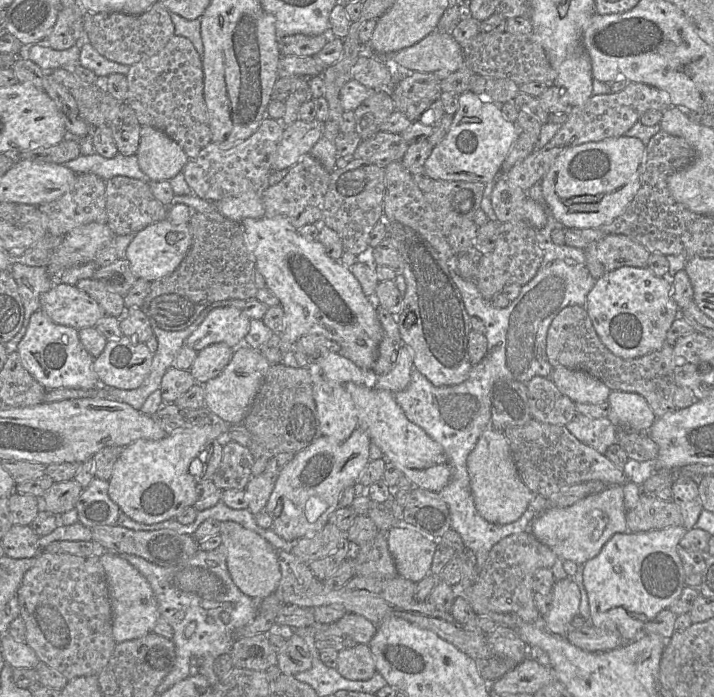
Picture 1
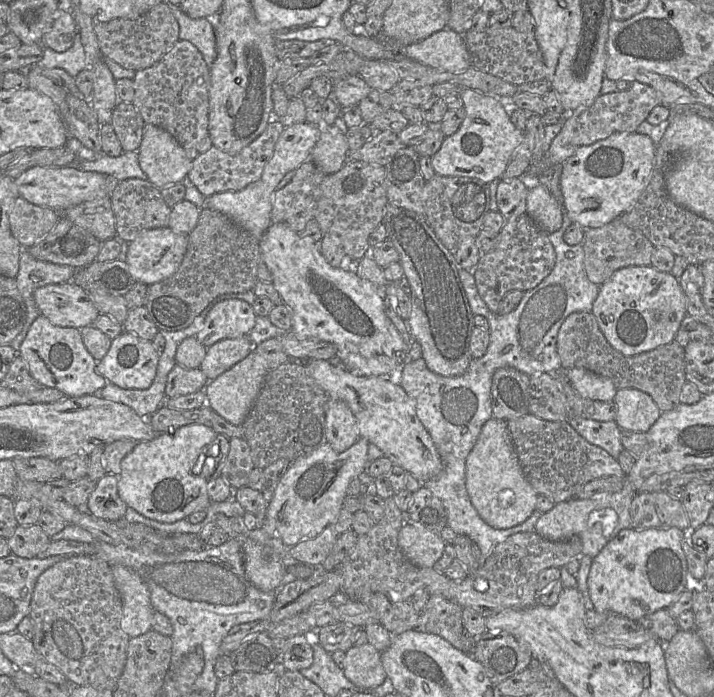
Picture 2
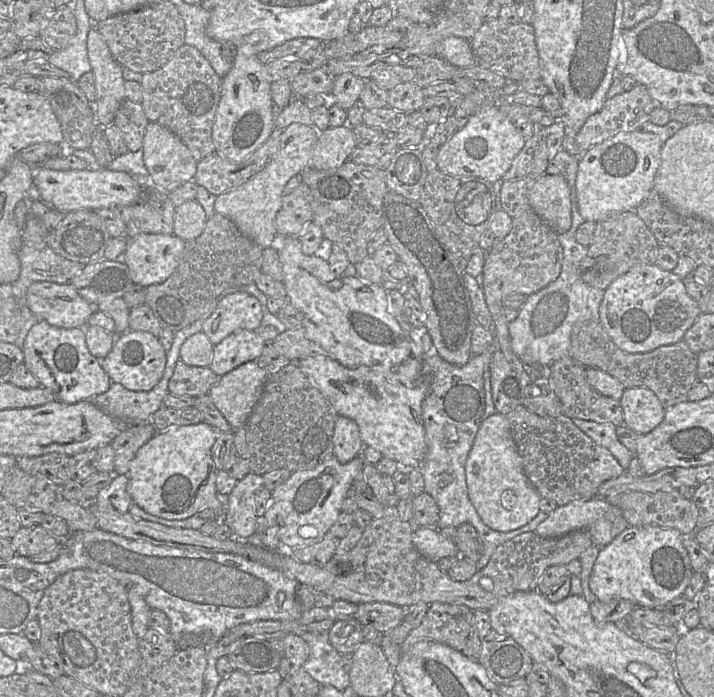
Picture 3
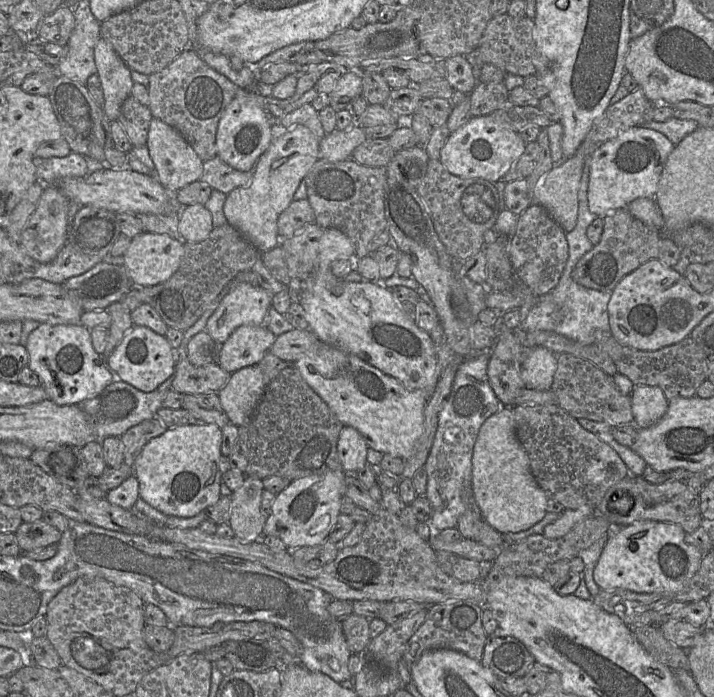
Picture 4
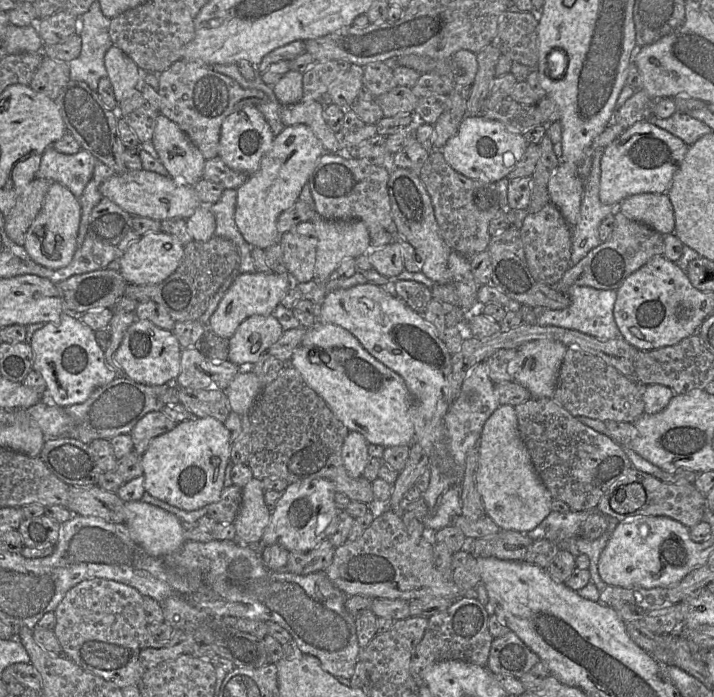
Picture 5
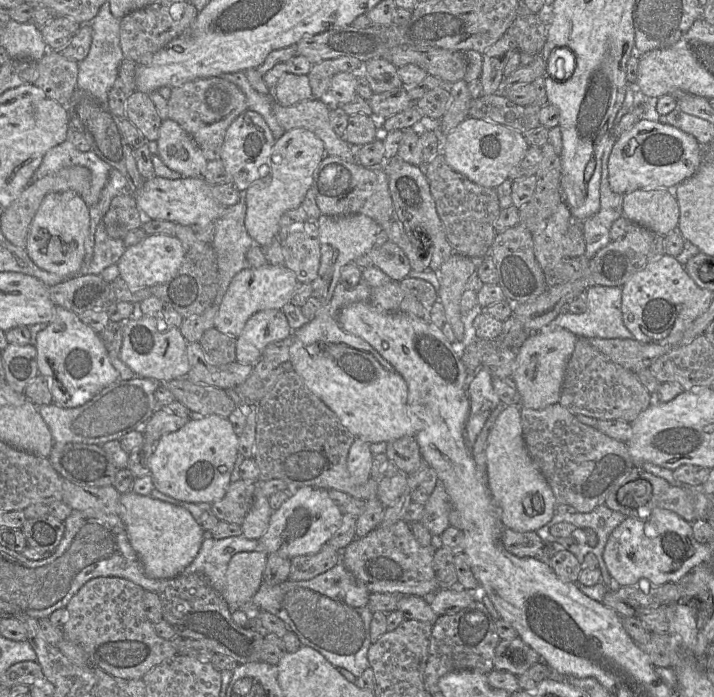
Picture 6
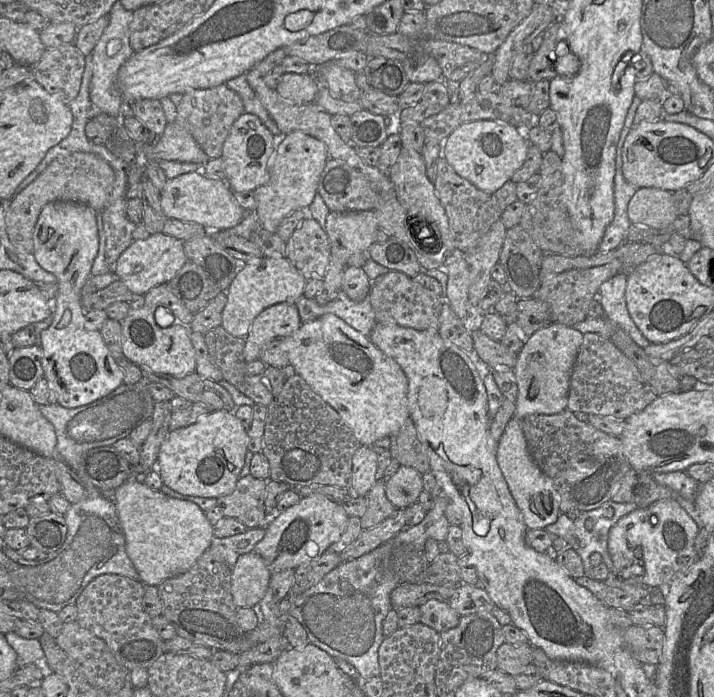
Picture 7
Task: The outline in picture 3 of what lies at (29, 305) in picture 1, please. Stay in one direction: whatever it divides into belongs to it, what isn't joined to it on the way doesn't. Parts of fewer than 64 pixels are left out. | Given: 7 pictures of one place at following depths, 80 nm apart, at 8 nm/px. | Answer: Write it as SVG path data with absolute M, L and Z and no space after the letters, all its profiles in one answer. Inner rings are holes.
M23 244L19 251L19 259L20 275L12 283L12 287L23 316L23 325L14 344L22 349L30 329L40 320L27 306L26 296L29 286L38 281L69 283L82 272L85 265L65 259L47 246L35 248Z

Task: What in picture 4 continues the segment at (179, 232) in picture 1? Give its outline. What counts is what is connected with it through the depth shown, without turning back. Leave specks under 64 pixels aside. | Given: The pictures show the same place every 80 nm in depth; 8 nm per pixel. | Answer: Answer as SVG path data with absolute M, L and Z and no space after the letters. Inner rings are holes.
M142 232L131 239L124 267L136 287L153 286L168 280L179 268L184 243L167 234Z

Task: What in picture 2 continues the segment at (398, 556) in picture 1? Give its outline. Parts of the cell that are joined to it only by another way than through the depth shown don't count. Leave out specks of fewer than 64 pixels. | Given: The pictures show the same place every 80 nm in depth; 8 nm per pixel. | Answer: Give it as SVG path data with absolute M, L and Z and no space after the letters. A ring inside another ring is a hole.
M405 516L404 526L398 535L398 545L403 555L414 565L431 568L442 556L446 542L419 523L409 522Z

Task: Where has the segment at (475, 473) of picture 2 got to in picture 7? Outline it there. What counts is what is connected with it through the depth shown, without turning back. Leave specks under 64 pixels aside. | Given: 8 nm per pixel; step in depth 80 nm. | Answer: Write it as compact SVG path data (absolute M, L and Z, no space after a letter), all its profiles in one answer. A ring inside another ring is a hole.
M516 417L509 420L498 441L496 458L527 528L544 529L556 522L561 514L560 495L551 478L532 458L522 429L522 420Z

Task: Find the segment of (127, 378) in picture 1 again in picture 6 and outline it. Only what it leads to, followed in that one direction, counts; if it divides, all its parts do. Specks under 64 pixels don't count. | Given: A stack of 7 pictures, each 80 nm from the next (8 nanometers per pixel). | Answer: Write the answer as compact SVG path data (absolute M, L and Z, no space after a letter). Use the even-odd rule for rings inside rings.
M143 315L141 318L128 318L122 325L122 346L119 358L137 377L170 381L186 378L190 369L187 358L187 341L179 328L168 329L162 319Z

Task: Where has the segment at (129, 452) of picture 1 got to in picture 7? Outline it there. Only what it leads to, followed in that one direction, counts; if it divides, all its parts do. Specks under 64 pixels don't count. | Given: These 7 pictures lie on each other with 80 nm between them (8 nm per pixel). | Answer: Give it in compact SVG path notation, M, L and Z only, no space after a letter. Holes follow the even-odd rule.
M210 411L195 423L169 431L156 466L167 487L189 496L218 498L235 489L245 463L249 437L241 421L230 411Z

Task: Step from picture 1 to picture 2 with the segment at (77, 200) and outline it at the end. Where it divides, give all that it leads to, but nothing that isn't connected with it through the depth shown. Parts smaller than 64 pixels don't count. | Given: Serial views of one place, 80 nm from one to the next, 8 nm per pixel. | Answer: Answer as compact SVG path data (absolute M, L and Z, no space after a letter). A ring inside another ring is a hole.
M109 195L70 207L60 215L88 231L101 242L116 238L115 215Z

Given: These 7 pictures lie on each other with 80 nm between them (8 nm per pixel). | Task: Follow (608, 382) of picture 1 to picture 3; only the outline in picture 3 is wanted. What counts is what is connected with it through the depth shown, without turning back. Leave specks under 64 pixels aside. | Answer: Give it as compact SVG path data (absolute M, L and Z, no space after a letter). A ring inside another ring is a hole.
M584 321L573 326L569 356L586 367L597 368L616 378L625 388L646 387L658 397L664 408L687 400L691 387L698 381L697 354L691 351L683 340L658 347L650 352L629 353L618 348L600 322Z

